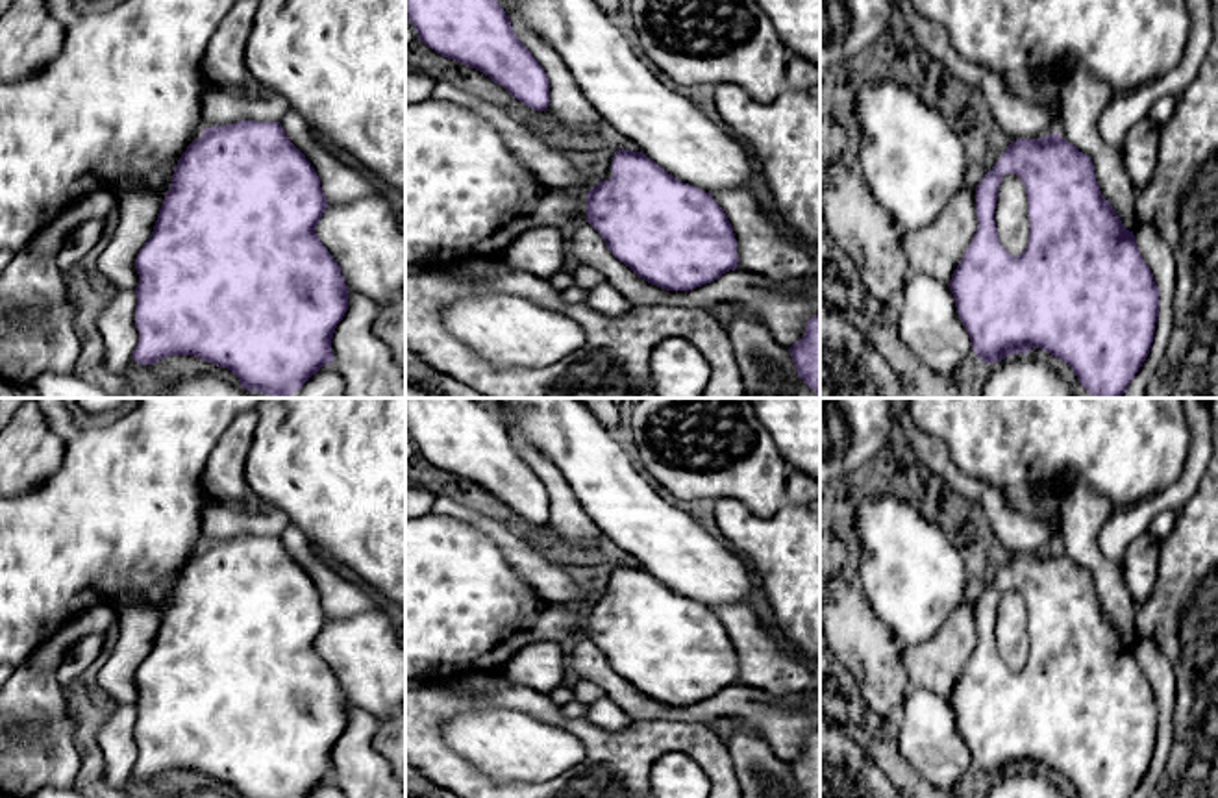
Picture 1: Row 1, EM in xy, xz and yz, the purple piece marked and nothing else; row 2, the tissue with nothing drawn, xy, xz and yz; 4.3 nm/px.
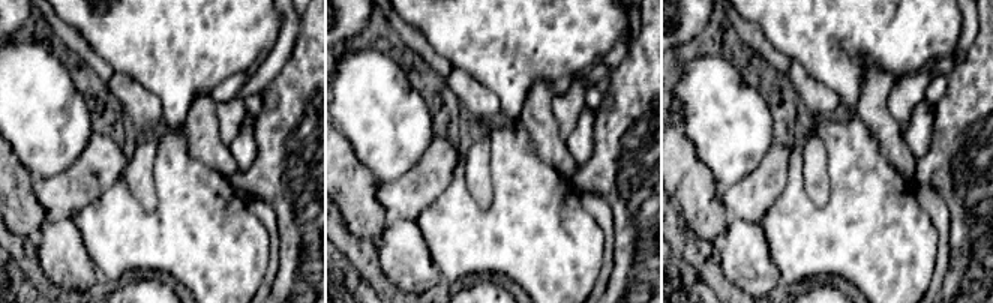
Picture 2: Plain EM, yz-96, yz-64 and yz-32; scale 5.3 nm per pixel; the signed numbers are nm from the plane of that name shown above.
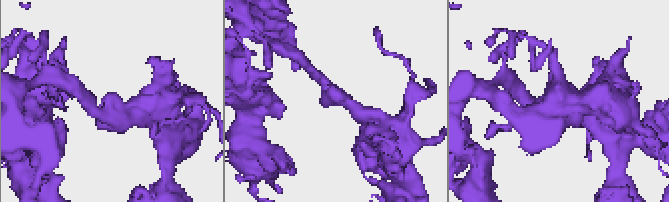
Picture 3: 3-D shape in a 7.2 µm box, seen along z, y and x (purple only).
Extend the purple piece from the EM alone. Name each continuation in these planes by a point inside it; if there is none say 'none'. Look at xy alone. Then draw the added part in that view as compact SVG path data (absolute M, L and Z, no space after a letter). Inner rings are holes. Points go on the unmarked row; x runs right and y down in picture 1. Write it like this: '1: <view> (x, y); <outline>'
none

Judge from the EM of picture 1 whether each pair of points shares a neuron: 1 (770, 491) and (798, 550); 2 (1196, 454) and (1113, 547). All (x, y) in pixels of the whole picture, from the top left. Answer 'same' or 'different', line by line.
1: different
2: same

